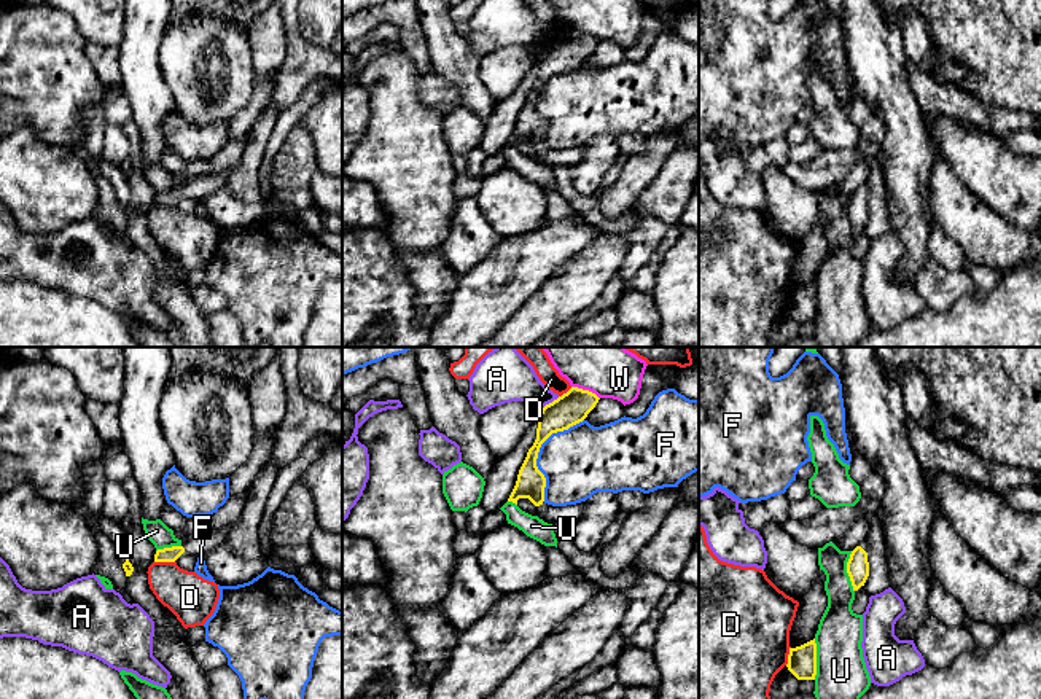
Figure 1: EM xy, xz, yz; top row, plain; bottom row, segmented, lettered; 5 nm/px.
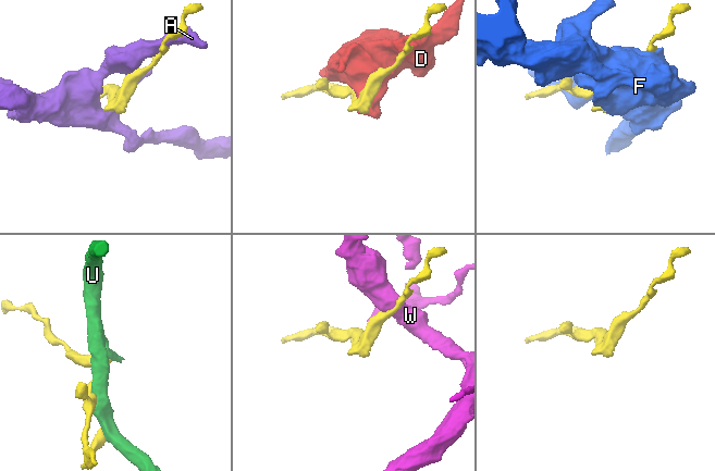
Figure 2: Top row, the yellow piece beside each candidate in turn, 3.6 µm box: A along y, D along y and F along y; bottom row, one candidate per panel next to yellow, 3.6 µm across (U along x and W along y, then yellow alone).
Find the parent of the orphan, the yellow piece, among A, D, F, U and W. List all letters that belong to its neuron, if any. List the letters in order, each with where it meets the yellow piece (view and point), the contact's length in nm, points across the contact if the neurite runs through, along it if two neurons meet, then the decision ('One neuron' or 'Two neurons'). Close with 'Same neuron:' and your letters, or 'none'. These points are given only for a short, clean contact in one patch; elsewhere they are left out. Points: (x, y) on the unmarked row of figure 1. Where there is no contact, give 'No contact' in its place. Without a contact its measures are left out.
A: Touches yellow at xz (549, 46). Shared border 110 nm. Two neurons
D: Touches yellow at xy (164, 204). Shared border 100 nm. Two neurons
F: Touches yellow at xz (538, 94). Shared border 460 nm. Two neurons
U: Touches yellow at yz (815, 303). Shared border 200 nm. Two neurons
W: Touches yellow at xz (586, 34). Shared border 160 nm. Boundary: xz (572, 29), (588, 32), (599, 42). Two neurons
Same neuron: none

